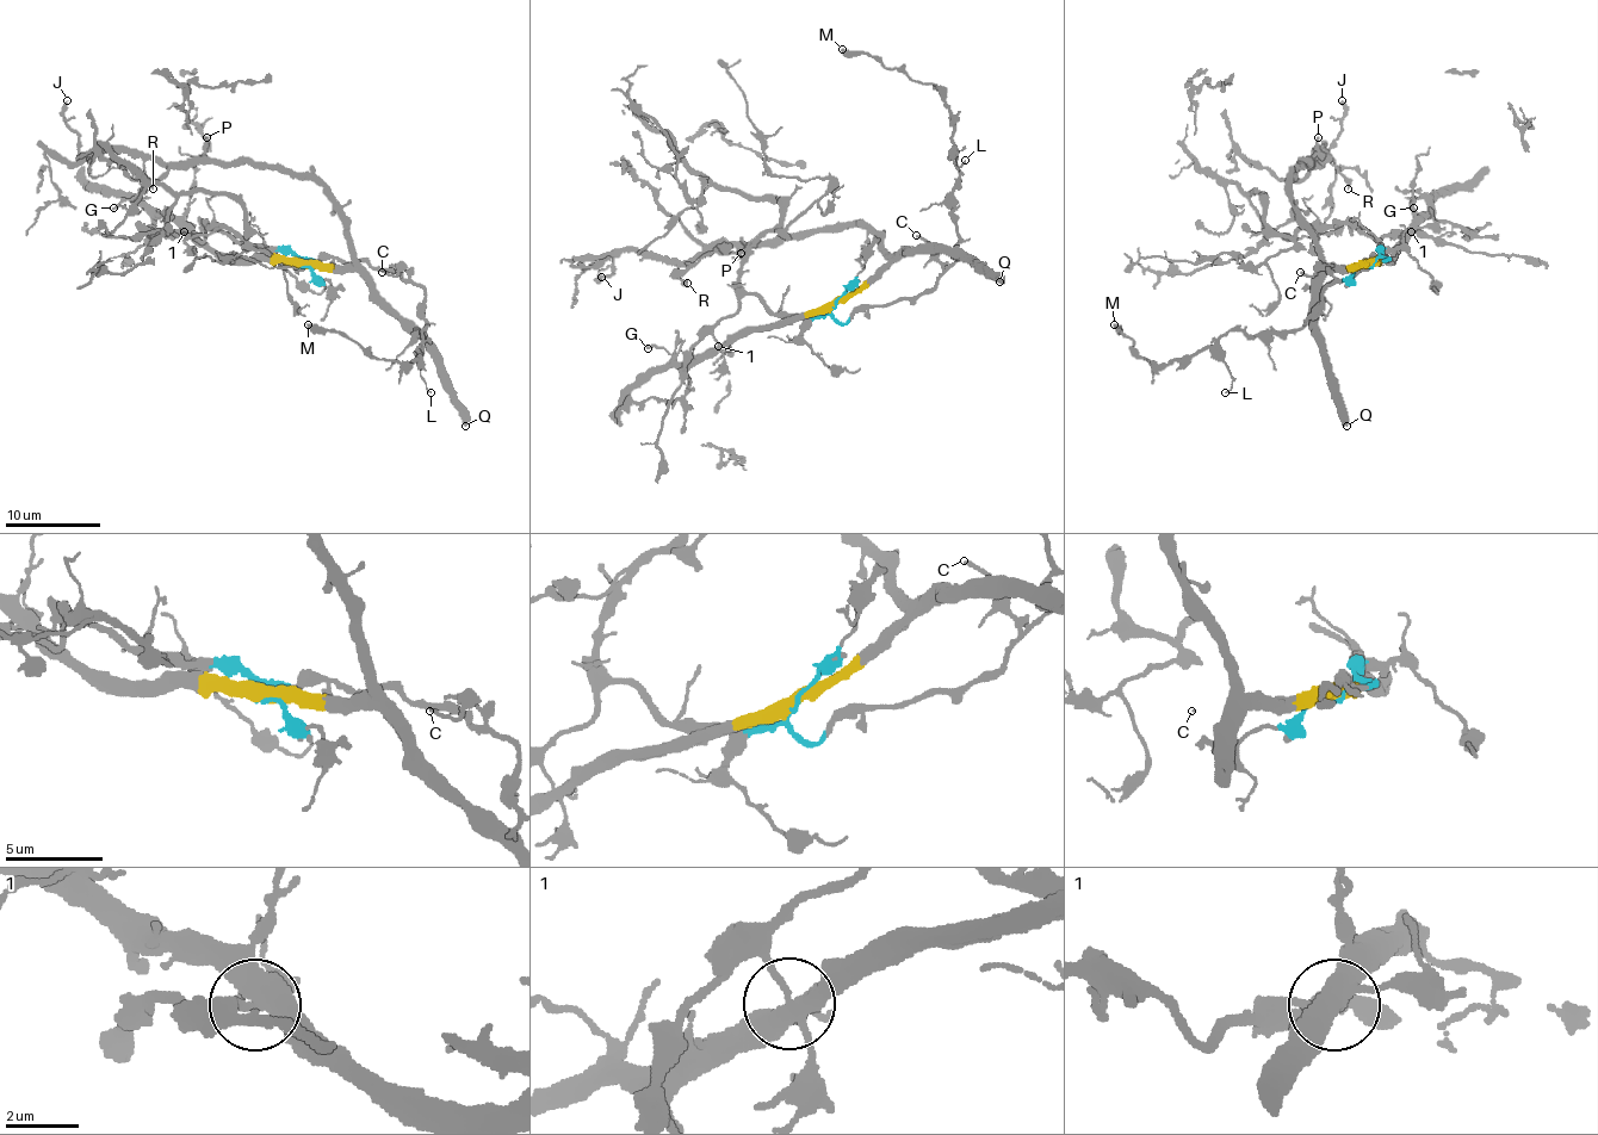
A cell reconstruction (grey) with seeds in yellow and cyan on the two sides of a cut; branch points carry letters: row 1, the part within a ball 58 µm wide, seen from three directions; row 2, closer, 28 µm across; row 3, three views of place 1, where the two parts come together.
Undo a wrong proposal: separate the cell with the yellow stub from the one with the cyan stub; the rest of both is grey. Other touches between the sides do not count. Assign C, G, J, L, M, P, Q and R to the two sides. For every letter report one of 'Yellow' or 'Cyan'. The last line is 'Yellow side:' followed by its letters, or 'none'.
C: Cyan
G: Yellow
J: Yellow
L: Cyan
M: Cyan
P: Yellow
Q: Yellow
R: Yellow
Yellow side: G, J, P, Q, R

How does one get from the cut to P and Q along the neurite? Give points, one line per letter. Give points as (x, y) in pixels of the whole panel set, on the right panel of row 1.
P: (1368, 267), (1333, 267), (1310, 223), (1300, 214), (1293, 194), (1293, 178), (1314, 154), (1319, 137)
Q: (1368, 267), (1333, 267), (1321, 281), (1317, 303), (1317, 336), (1324, 343), (1338, 407), (1348, 426)

